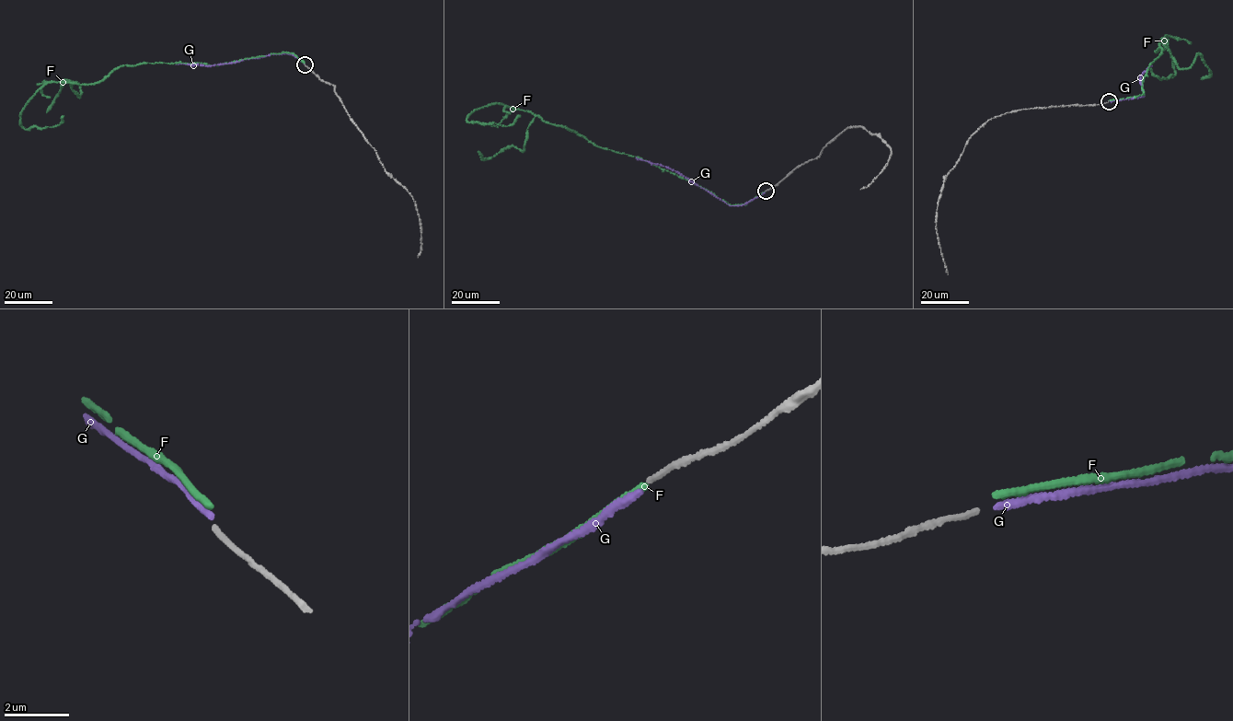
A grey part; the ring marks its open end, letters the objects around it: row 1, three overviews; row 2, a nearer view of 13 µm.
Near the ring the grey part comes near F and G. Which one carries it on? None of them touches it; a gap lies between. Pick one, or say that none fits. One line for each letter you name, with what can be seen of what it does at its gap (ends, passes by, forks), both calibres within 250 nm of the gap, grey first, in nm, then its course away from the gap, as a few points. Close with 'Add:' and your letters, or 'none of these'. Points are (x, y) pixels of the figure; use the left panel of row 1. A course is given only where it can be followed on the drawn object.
Add: none of these

